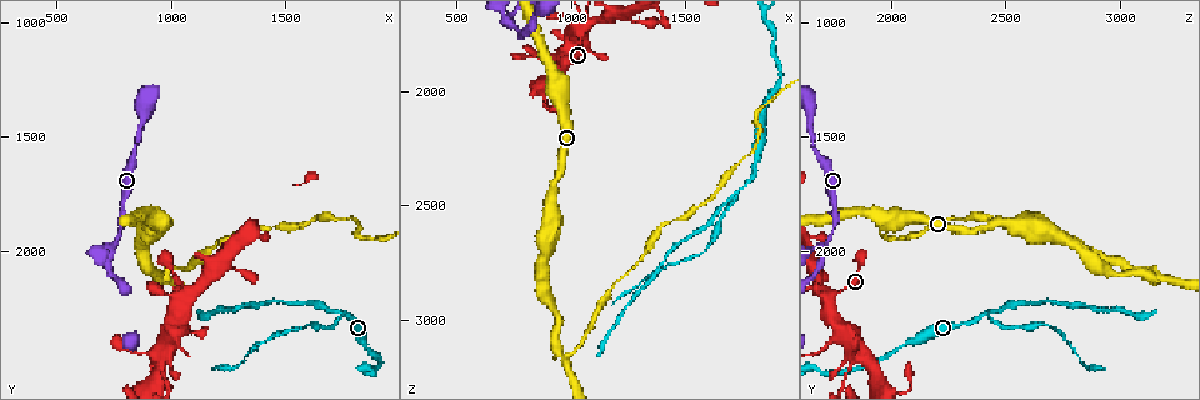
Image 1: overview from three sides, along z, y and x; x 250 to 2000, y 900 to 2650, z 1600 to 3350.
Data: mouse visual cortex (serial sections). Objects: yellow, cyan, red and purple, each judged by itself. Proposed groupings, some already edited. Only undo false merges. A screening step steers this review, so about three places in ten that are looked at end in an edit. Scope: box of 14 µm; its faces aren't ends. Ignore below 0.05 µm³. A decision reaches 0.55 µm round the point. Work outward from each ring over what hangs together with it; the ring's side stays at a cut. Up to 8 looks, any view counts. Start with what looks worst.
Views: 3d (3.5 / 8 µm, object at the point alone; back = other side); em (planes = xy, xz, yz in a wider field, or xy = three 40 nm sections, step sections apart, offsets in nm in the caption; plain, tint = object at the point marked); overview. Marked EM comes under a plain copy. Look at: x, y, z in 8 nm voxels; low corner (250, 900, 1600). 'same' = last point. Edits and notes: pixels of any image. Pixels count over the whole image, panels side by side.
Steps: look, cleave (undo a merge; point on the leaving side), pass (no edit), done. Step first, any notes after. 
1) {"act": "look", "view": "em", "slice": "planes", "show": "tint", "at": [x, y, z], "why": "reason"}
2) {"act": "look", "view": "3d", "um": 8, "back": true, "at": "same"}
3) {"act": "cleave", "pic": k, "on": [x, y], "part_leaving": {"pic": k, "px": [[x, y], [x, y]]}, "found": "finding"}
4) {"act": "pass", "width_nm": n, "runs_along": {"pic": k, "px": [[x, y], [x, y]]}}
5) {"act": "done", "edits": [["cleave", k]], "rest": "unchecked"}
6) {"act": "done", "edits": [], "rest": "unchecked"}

{"act": "look", "view": "3d", "um": 3.5, "at": [1780, 2290, 2410], "why": "two arms at a narrow angle"}

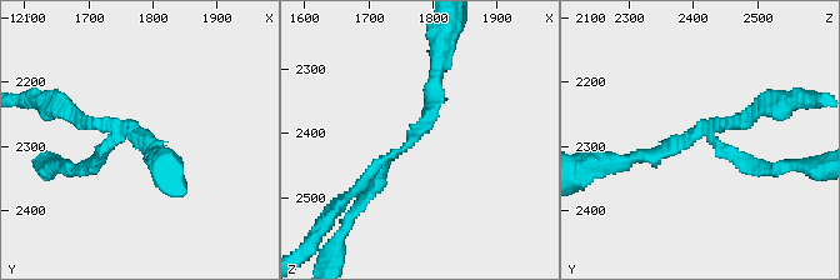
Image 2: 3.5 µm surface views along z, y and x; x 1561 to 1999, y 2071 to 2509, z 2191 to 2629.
{"act": "look", "view": "em", "slice": "xy", "step": 2, "show": "tint", "at": [1765, 2275, 2410], "arms": 3, "arm_widths_nm": [200, 200, 200], "why": "need the tissue"}

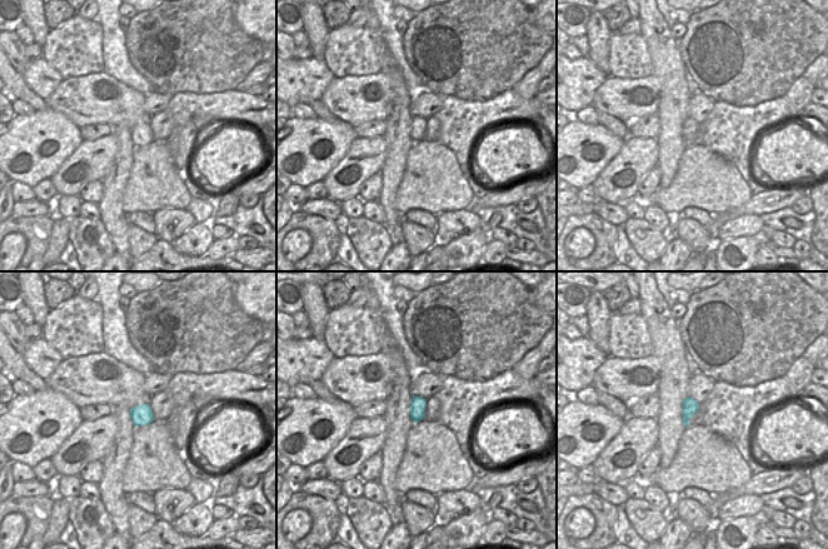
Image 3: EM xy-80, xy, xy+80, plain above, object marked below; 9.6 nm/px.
{"act": "cleave", "pic": 2, "on": [753, 168], "part_leaving": {"pic": 2, "px": [[720, 146], [769, 170], [820, 165]]}, "found": "two cells meet here"}

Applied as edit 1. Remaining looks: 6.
{"act": "look", "view": "3d", "um": 3.5, "at": [970, 2100, 3170], "why": "three arms meet"}

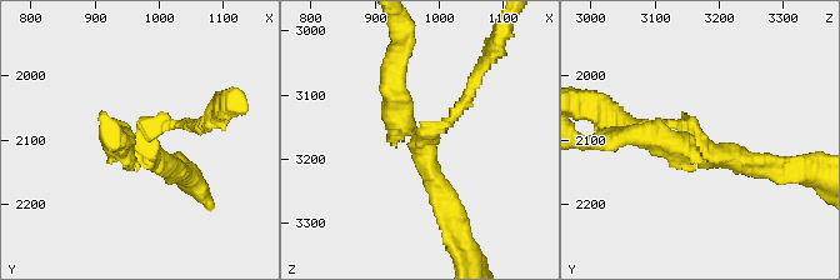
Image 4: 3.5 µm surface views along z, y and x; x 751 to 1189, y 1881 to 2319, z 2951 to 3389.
{"act": "look", "view": "em", "slice": "xy", "step": 3, "show": "tint", "at": [965, 2100, 3170]}

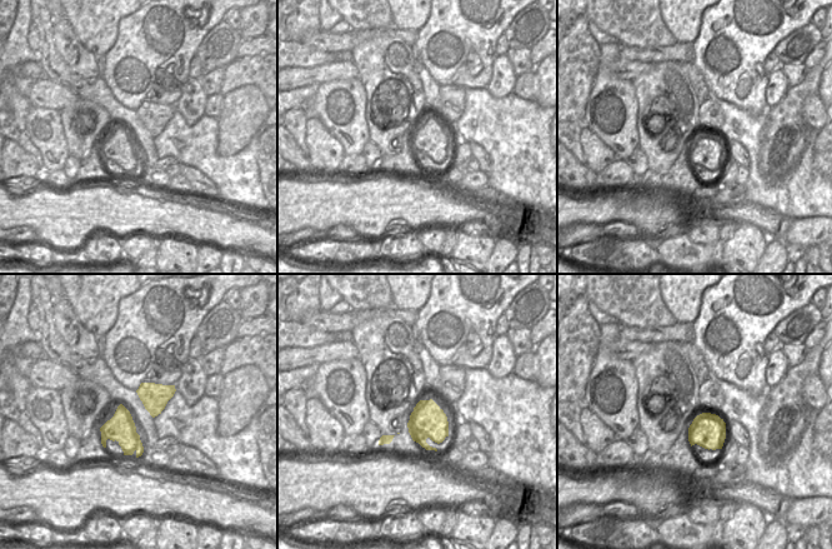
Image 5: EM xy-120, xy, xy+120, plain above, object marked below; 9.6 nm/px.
{"act": "cleave", "pic": 4, "on": [461, 105], "arms": 3, "arm_widths_nm": [150, 250, 250], "part_leaving": {"pic": 4, "px": [[421, 138], [468, 100], [494, 51]]}, "found": "two cells meet here"}

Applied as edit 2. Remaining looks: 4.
{"act": "look", "view": "overview"}

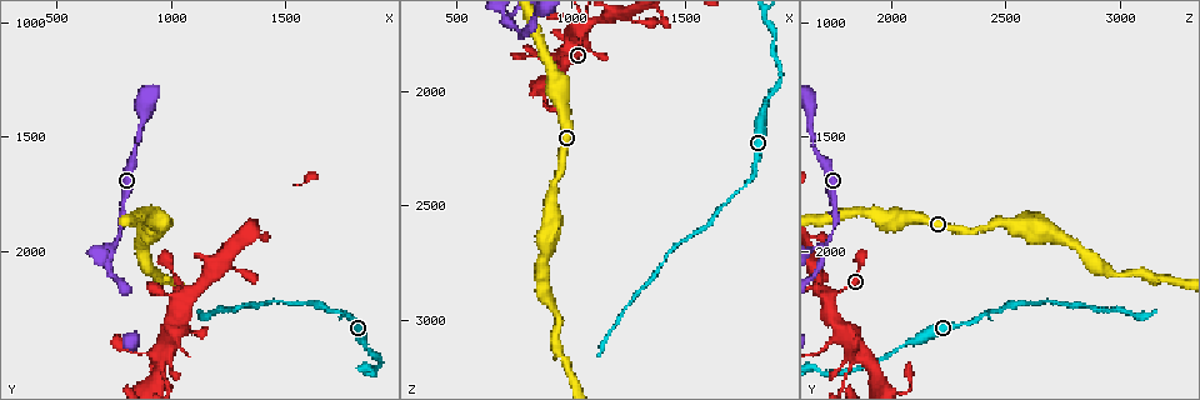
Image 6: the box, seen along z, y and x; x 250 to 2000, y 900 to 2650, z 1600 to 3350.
{"act": "look", "view": "3d", "um": 3.5, "at": [970, 2540, 1800], "why": "thin neck"}

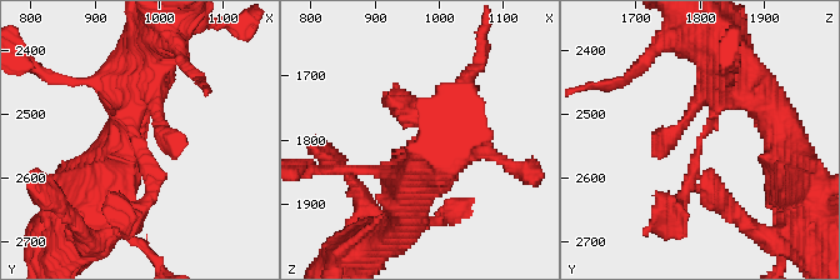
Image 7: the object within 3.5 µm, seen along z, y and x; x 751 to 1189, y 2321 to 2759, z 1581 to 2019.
{"act": "look", "view": "em", "slice": "xy", "step": 1, "show": "tint", "at": [965, 2545, 1805], "arm_widths_nm": [200, 400]}

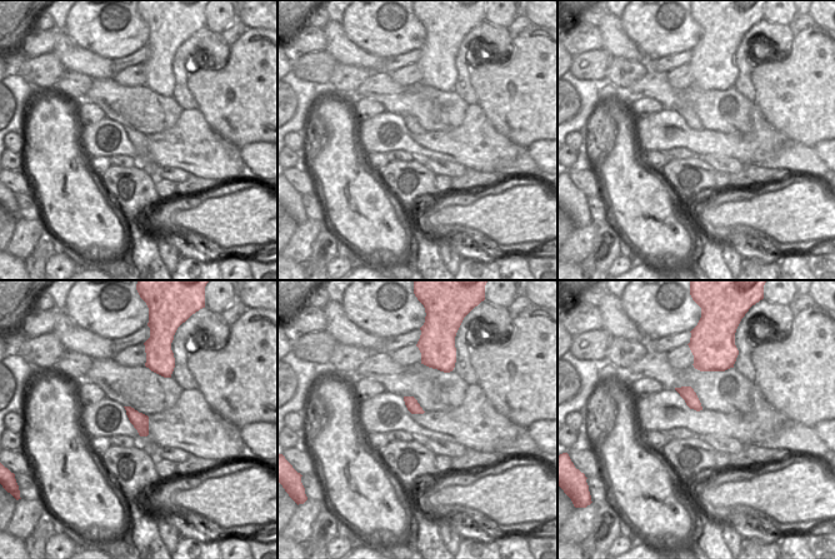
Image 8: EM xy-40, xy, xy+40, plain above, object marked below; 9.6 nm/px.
{"act": "pass", "runs_along": {"pic": 7, "px": [[730, 64], [675, 205]]}, "found": "continuous, no second cell"}

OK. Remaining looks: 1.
{"act": "done", "edits": [["cleave", 2], ["cleave", 4]], "rest": "unchecked"}

